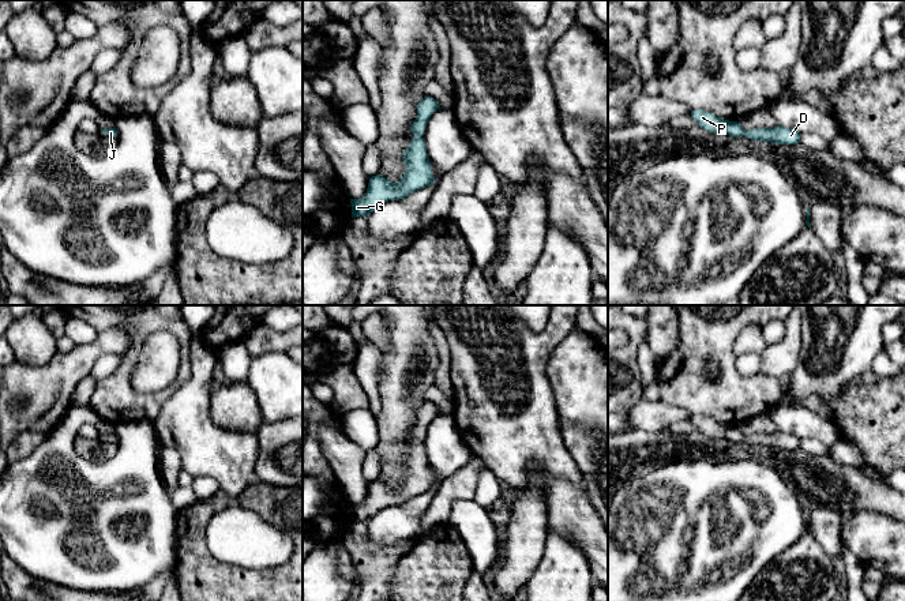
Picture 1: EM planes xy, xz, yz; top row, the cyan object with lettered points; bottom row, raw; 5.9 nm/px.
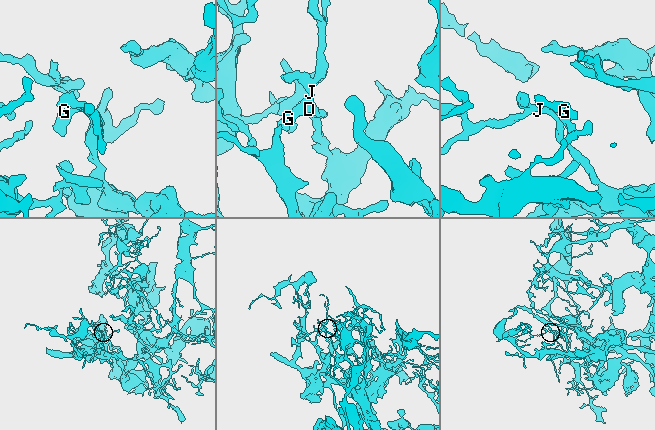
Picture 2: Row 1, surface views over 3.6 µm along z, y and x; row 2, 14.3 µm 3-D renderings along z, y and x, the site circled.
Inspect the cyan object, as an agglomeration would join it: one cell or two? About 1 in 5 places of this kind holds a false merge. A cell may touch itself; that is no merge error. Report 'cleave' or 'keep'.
keep

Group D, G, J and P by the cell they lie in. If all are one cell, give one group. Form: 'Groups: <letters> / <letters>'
Groups: D G J P

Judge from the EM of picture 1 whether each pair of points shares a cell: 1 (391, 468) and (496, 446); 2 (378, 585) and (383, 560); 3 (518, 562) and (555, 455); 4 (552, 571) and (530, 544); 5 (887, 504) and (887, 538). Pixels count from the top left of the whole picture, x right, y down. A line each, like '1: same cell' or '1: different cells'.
1: different cells
2: same cell
3: different cells
4: different cells
5: different cells

